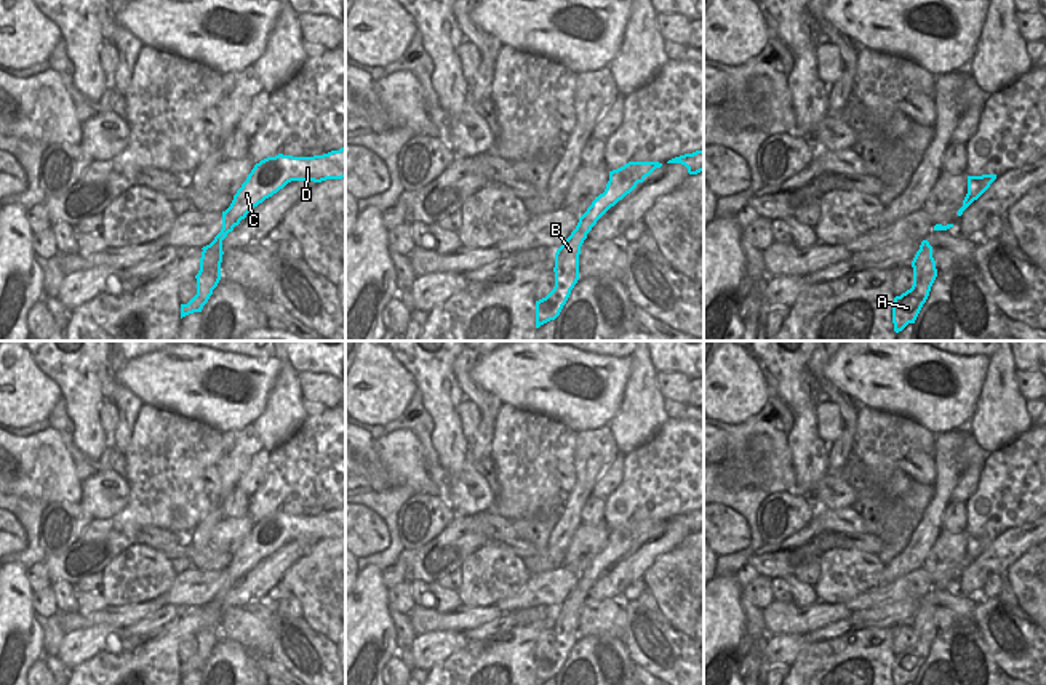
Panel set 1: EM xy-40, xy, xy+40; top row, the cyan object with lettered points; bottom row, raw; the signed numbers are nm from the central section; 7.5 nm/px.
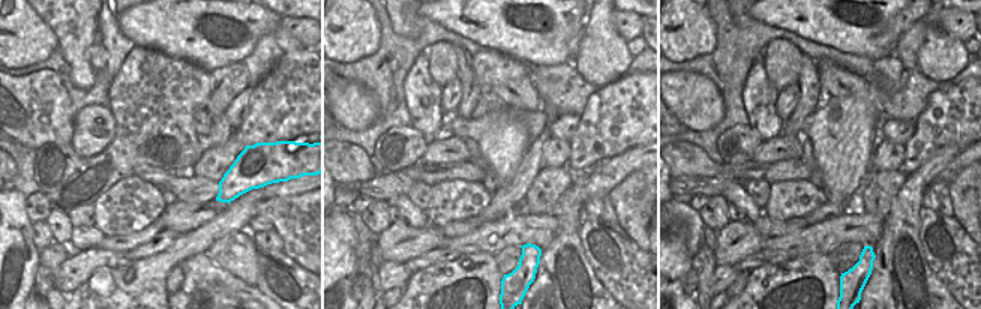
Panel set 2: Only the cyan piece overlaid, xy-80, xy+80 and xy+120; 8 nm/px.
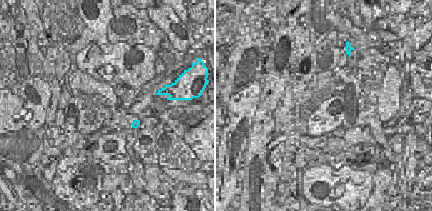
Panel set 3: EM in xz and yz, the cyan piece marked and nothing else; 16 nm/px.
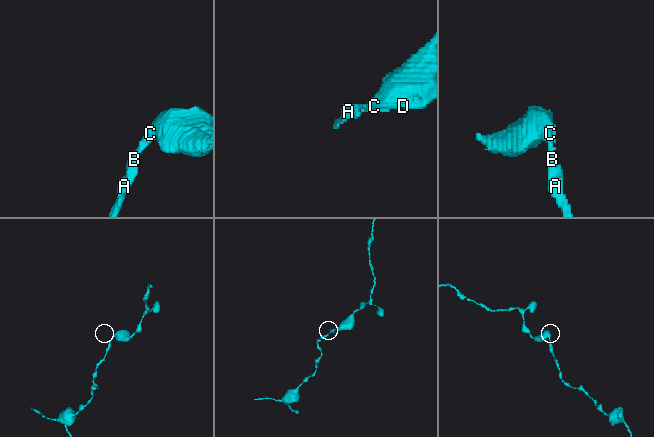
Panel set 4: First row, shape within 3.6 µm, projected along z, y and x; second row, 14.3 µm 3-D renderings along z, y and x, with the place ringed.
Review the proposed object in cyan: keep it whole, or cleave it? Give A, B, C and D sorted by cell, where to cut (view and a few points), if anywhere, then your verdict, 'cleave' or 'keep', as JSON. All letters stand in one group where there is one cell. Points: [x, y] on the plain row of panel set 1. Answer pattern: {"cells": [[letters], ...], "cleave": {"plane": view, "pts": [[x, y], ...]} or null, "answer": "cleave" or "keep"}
{"cells": [["A", "B", "C", "D"]], "cleave": null, "answer": "keep"}

